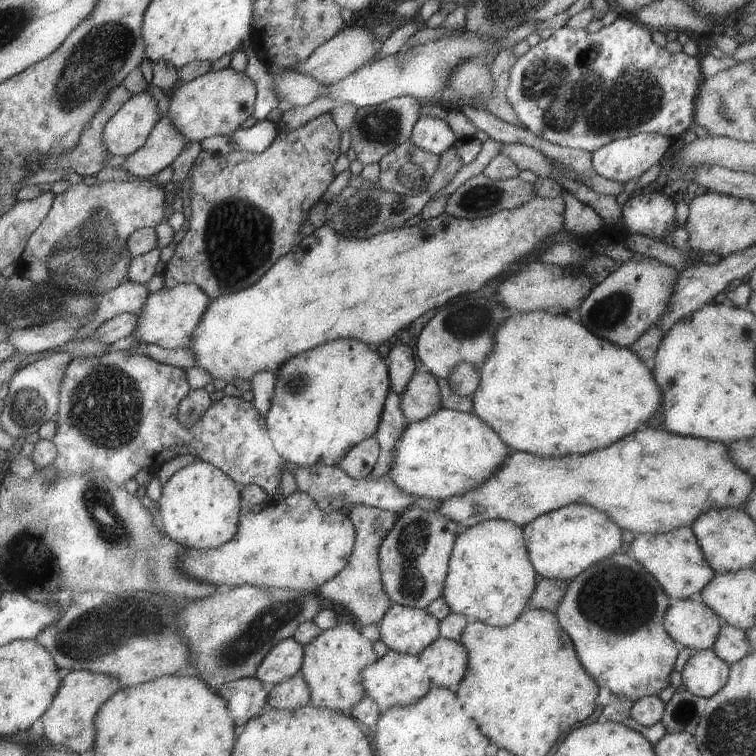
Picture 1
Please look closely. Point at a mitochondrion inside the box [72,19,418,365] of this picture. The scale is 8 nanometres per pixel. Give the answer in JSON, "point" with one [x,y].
{"point":[239,237]}

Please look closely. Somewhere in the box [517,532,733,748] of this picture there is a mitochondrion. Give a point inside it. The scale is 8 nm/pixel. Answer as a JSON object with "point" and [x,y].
{"point":[686,711]}

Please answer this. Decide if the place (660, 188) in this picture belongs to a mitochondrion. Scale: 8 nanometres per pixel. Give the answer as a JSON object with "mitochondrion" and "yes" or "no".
{"mitochondrion":"no"}

